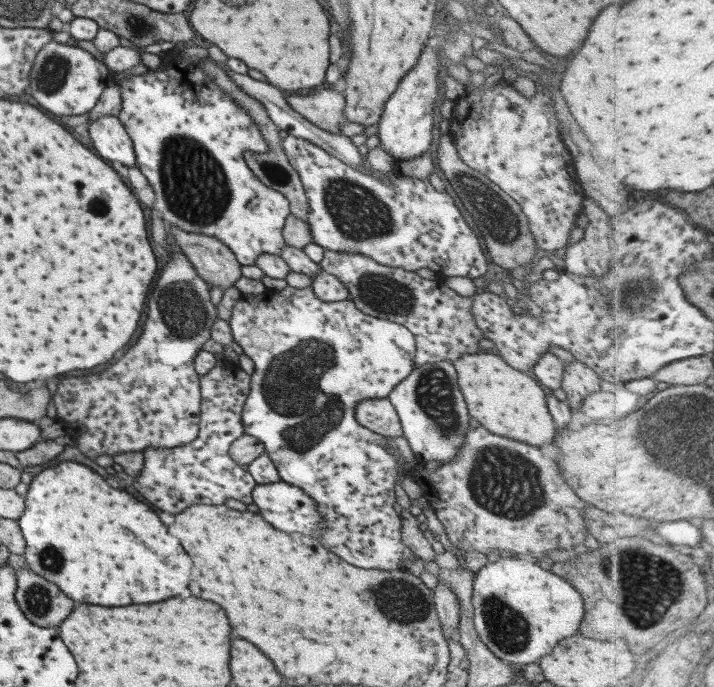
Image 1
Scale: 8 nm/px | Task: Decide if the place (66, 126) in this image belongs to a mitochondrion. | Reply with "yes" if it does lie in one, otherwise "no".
no

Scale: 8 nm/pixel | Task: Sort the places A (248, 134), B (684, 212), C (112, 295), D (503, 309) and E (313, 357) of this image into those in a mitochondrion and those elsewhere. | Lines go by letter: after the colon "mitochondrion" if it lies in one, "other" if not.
A: other
B: other
C: other
D: other
E: mitochondrion

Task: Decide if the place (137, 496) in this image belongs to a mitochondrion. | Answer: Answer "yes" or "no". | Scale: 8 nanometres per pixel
no

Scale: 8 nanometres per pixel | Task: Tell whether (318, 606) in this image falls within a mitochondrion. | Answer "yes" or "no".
no

